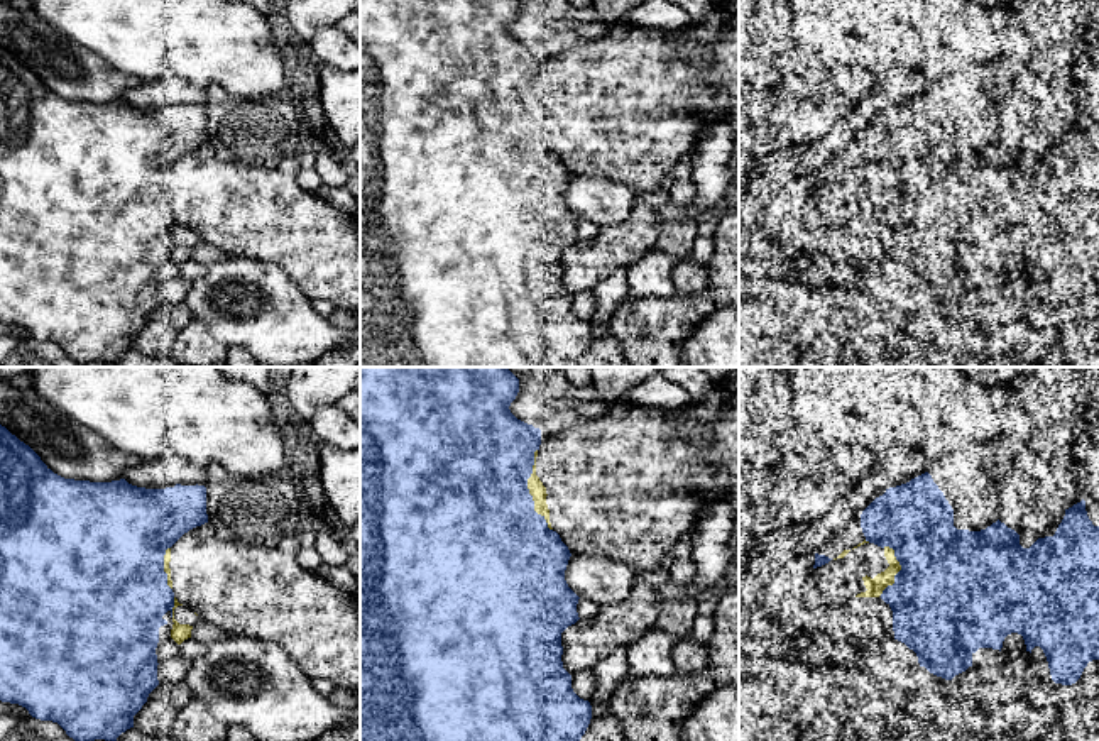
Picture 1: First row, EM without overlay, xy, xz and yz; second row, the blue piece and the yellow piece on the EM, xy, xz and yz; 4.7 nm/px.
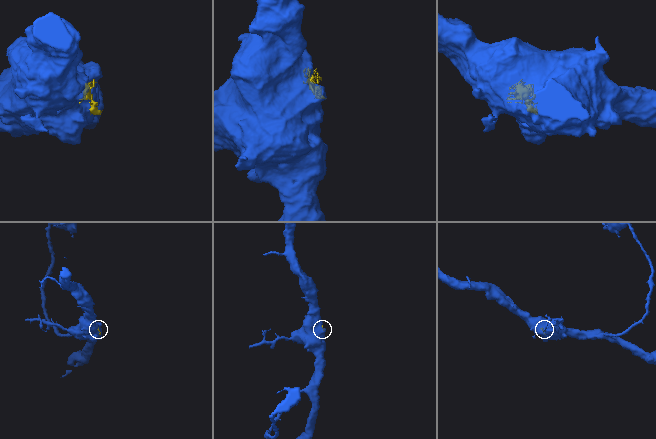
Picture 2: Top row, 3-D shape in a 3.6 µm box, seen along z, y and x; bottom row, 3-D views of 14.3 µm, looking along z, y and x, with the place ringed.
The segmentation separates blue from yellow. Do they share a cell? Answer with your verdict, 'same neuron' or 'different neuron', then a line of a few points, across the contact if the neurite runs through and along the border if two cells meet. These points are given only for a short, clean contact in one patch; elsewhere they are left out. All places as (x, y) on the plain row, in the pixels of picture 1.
same neuron

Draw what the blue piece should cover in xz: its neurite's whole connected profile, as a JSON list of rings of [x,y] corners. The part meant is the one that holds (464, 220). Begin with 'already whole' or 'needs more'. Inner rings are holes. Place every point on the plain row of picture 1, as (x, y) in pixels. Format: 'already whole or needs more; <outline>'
needs more; [[[360,0],[360,367],[580,367],[590,345],[592,327],[573,313],[571,296],[561,283],[561,254],[580,240],[580,218],[565,201],[571,174],[551,149],[546,108],[536,96],[541,51],[517,41],[509,30],[517,14],[519,0]]]

